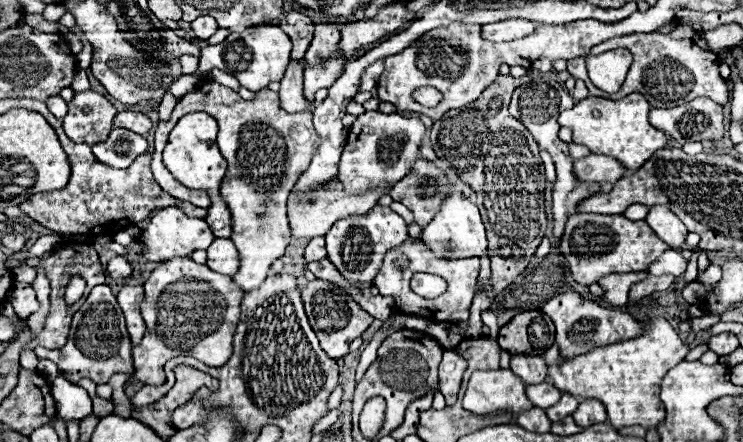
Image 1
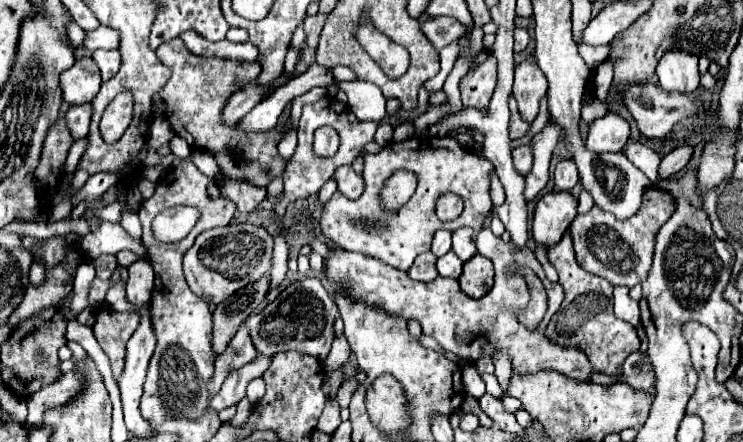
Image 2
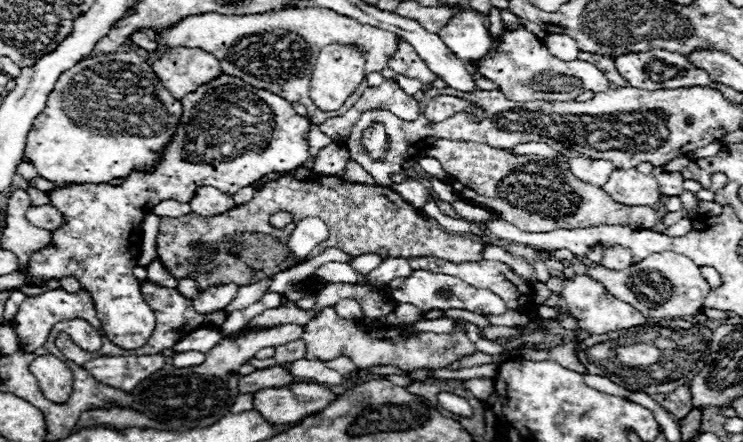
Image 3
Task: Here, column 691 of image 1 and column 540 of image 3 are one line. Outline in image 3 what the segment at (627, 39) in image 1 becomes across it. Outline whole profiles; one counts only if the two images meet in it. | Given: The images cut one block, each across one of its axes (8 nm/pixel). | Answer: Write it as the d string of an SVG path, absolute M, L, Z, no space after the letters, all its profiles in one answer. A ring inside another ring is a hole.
M518 26L514 30L504 30L498 40L494 40L490 52L474 62L478 74L492 80L498 90L514 102L534 102L534 100L574 100L584 90L604 92L608 90L608 78L594 66L584 60L564 62L548 52L544 42L536 38L526 28Z

